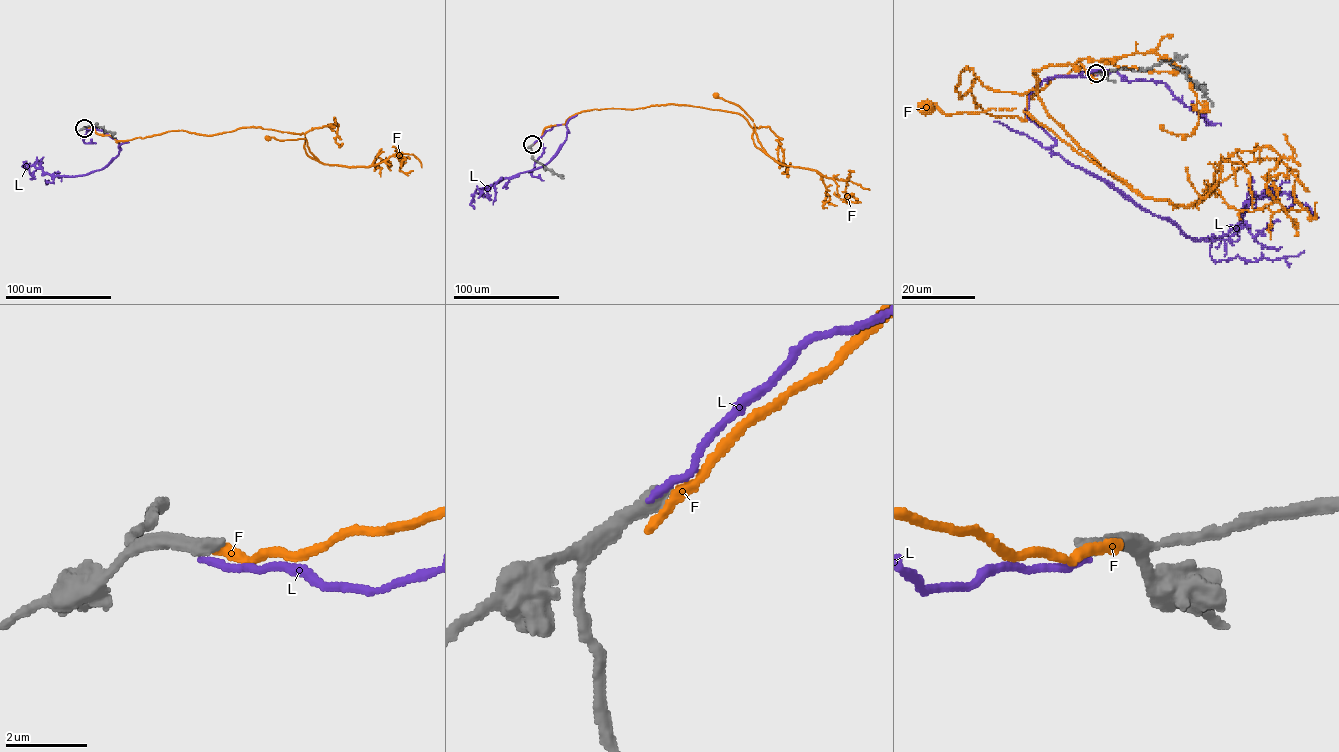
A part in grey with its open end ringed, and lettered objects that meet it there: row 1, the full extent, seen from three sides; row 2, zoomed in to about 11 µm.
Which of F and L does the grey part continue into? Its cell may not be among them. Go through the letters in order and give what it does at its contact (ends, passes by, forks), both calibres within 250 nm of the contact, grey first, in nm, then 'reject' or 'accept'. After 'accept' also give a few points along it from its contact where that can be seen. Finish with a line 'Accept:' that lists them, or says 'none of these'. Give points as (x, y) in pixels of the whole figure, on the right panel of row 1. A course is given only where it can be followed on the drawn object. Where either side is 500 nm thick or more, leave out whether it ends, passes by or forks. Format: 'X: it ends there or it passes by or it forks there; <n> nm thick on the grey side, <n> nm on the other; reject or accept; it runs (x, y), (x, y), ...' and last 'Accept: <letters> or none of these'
F: it ends there; 420 nm thick on the grey side, 340 nm on the other; reject
L: it ends there; 440 nm thick on the grey side, 170 nm on the other; reject
Accept: none of these

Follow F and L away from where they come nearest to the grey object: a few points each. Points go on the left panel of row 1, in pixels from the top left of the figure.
F: (85, 128), (116, 142), (260, 127), (303, 133), (305, 152), (318, 160), (305, 138), (268, 137)
L: (84, 129), (103, 130), (119, 144), (107, 166), (73, 176), (53, 175), (25, 163), (26, 170)

